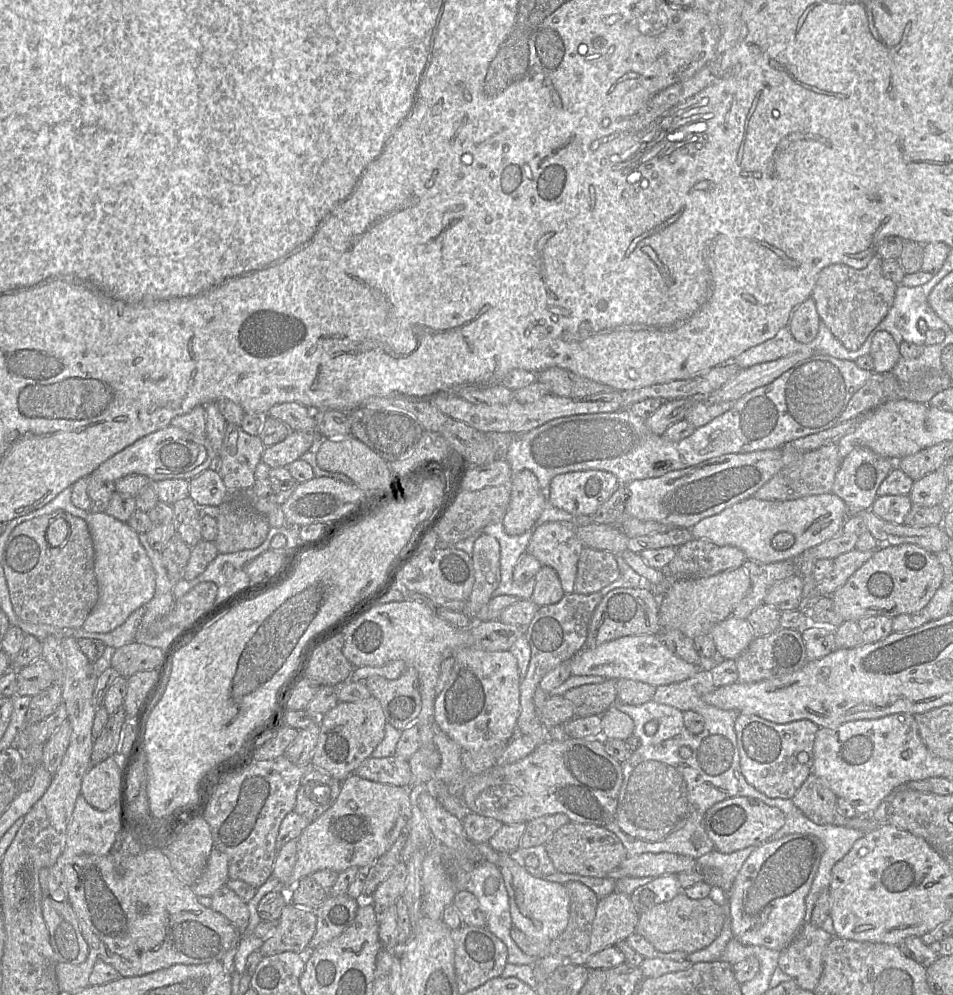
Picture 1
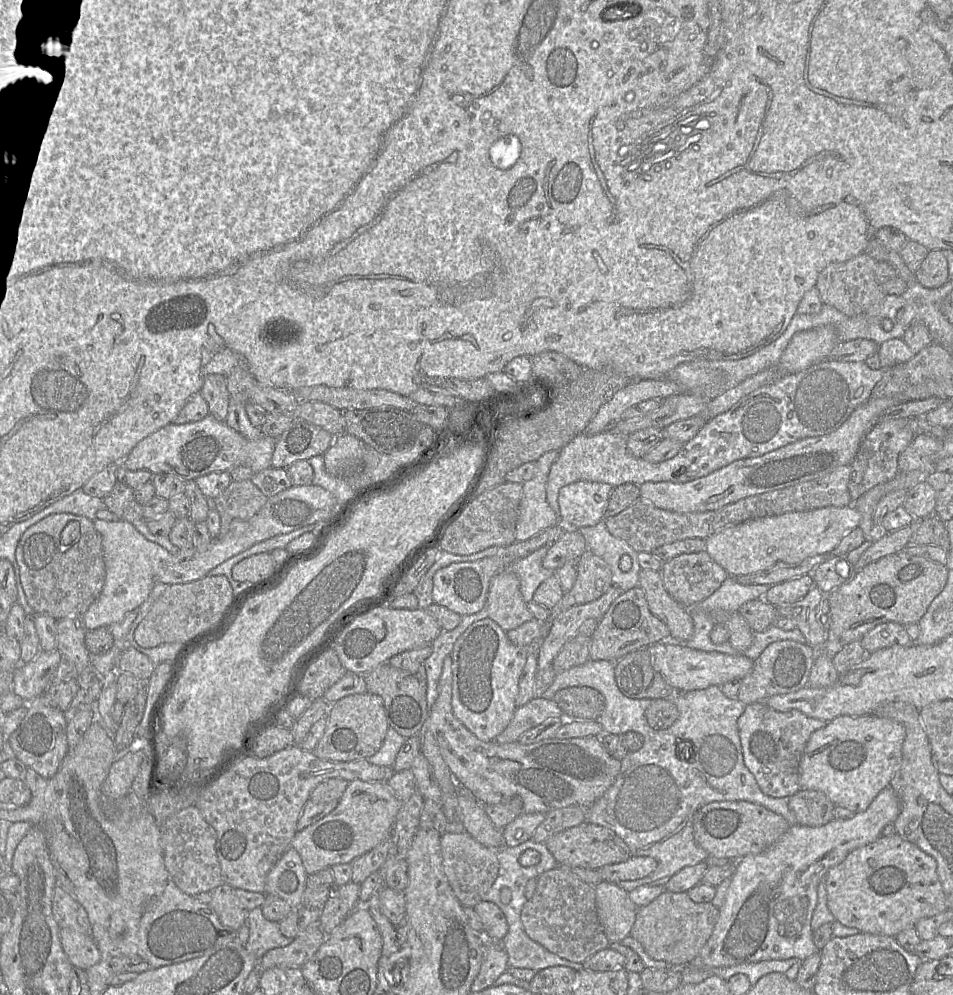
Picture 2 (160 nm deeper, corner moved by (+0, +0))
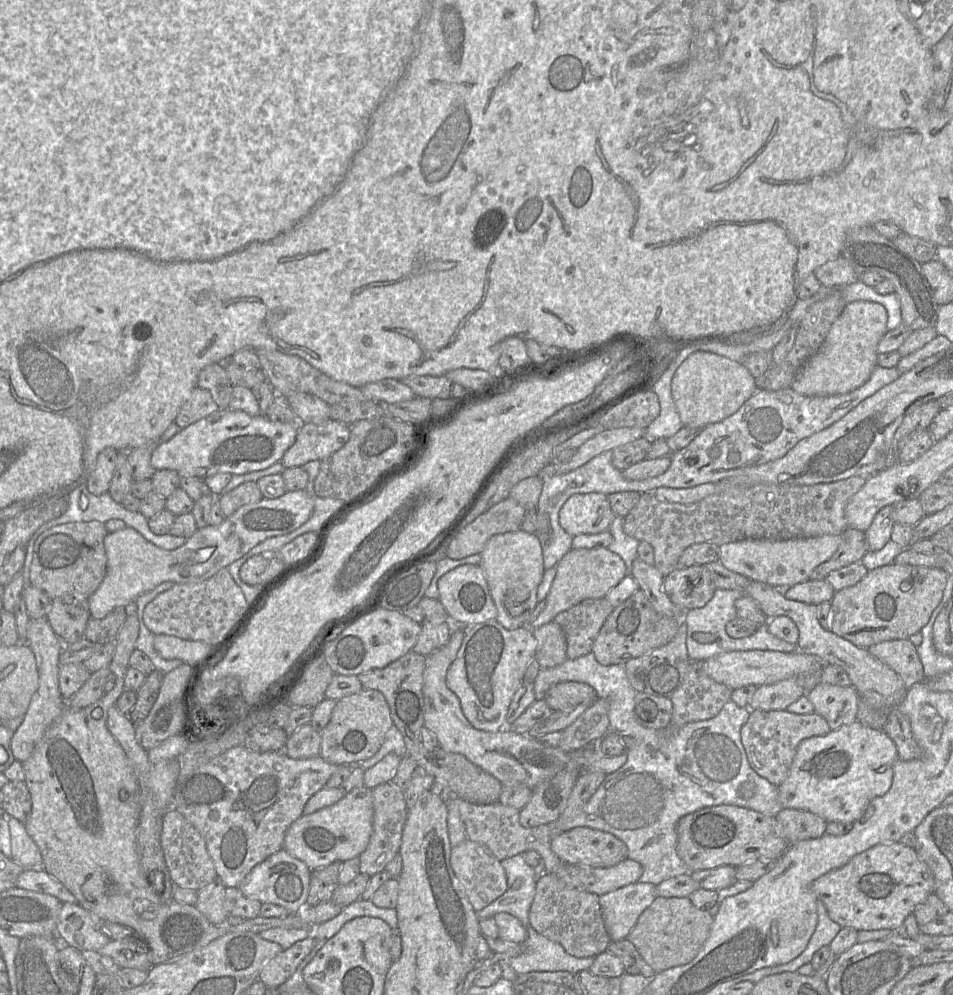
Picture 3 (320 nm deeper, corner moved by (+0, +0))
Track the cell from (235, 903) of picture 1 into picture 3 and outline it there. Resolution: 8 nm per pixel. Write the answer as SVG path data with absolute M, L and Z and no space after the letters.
M217 876L197 891L197 901L194 906L214 925L218 925L228 918L224 906L225 889L222 880Z

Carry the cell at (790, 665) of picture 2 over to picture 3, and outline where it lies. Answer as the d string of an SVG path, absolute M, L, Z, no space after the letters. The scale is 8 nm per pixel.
M798 677L788 678L774 684L758 686L748 708L752 710L786 710L786 708L805 695Z

